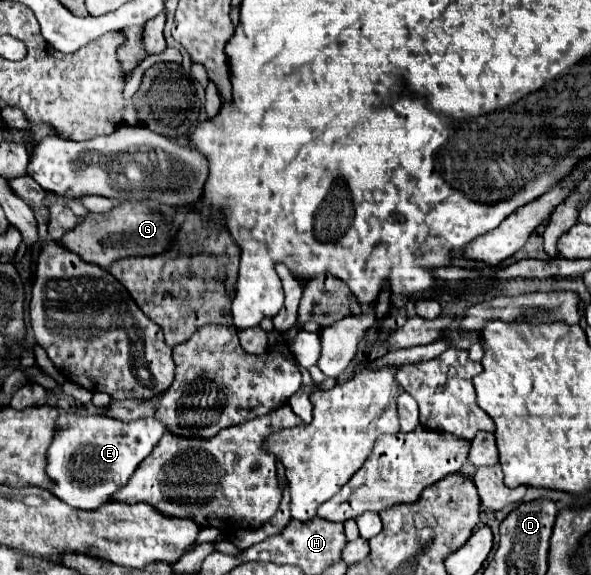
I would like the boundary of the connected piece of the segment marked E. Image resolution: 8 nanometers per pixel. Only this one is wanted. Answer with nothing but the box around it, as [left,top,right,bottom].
[47,413,167,511]

